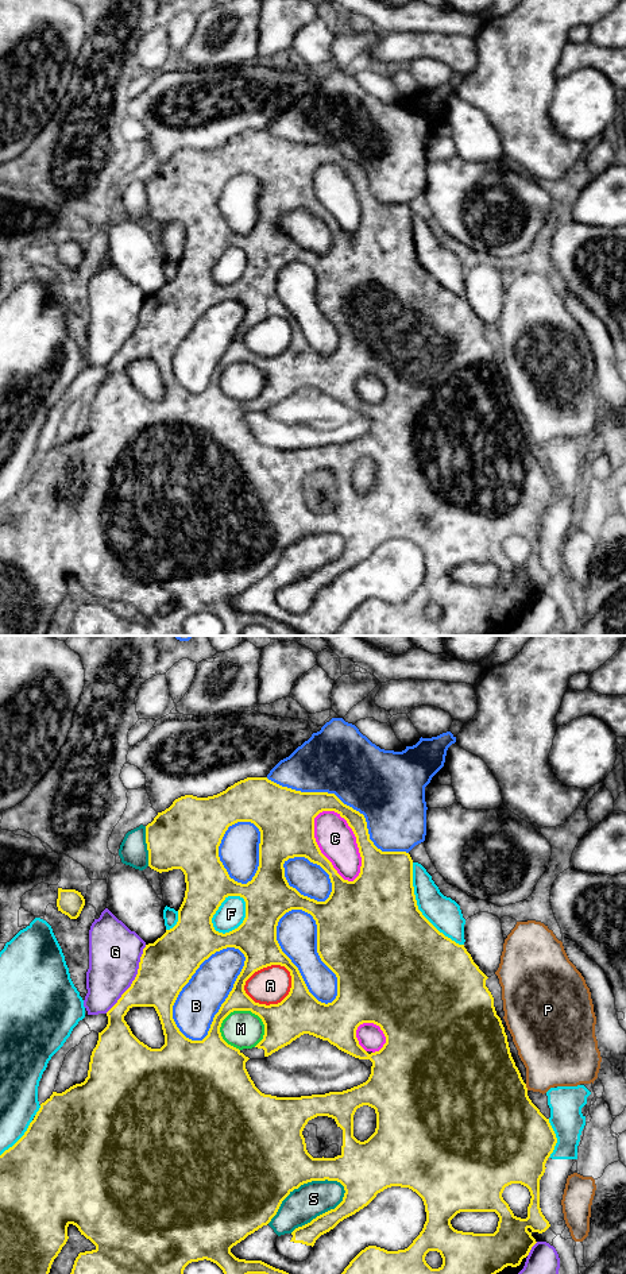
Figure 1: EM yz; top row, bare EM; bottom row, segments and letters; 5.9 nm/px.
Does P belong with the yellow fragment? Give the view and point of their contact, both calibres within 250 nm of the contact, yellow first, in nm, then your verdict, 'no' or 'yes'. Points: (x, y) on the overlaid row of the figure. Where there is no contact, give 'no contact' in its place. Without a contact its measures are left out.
contact yz (525, 1087); calibres 500 and 360 nm; no

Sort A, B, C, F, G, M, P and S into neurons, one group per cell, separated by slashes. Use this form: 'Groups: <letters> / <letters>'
Groups: A B C M / F / G / P / S

